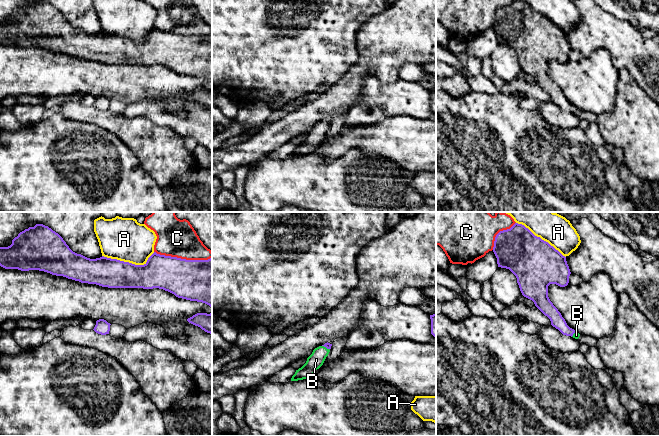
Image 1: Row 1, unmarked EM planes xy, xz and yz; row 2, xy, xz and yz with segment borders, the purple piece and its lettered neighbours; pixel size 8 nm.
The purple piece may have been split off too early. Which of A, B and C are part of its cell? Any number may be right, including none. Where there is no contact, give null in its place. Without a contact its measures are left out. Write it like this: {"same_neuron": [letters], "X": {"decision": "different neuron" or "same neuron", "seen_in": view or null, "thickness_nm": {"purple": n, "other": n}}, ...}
{"same_neuron": ["B"], "A": {"decision": "different neuron", "seen_in": "xy", "thickness_nm": {"purple": 240, "other": 320}}, "B": {"decision": "same neuron", "seen_in": "xz", "thickness_nm": {"purple": 50, "other": 120}}, "C": {"decision": "different neuron", "seen_in": "xy", "thickness_nm": {"purple": 340, "other": 280}}}

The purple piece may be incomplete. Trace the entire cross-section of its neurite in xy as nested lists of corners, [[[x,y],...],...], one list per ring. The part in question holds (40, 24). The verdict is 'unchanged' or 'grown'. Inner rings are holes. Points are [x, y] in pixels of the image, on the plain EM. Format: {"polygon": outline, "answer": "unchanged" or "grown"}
{"polygon": [[[36,0],[20,8],[8,23],[0,23],[0,42],[21,47],[39,46],[81,59],[108,64],[159,64],[178,74],[202,78],[212,84],[212,34],[186,36],[154,28],[144,41],[100,33],[87,34],[73,28],[63,14],[48,2]]], "answer": "unchanged"}

